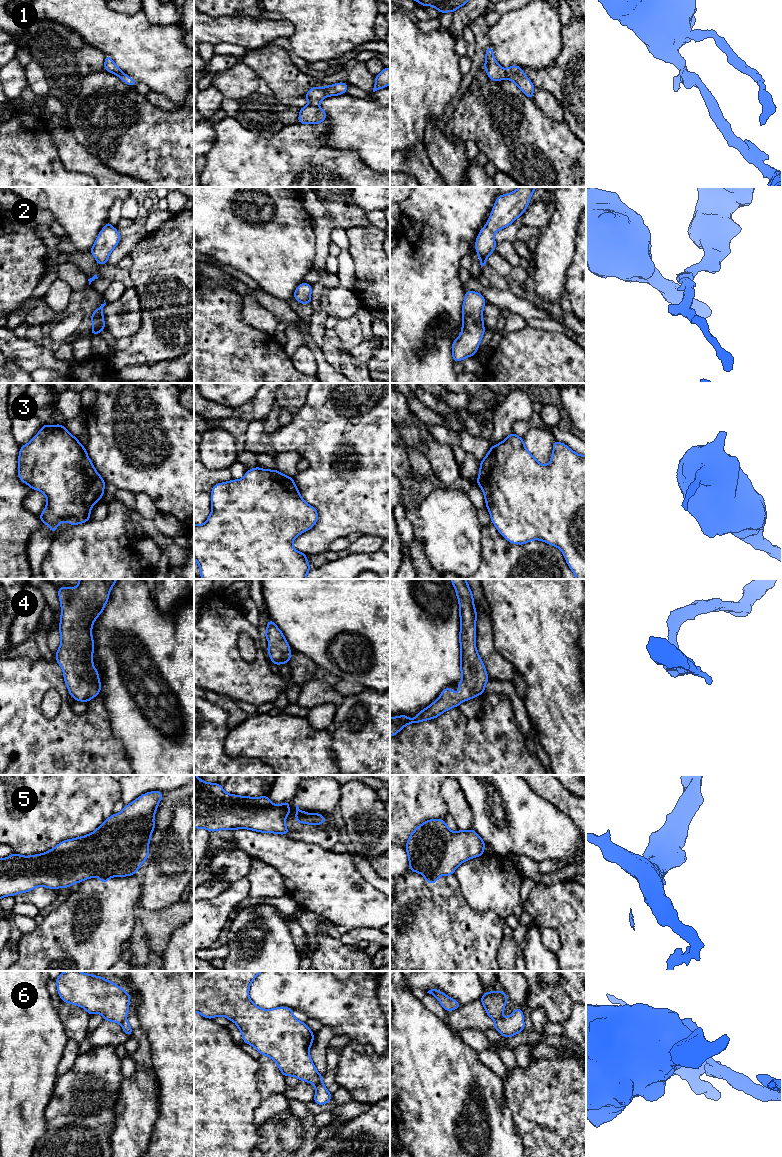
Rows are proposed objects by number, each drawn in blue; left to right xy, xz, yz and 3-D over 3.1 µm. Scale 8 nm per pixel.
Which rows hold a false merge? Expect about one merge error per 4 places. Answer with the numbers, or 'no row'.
5, 6

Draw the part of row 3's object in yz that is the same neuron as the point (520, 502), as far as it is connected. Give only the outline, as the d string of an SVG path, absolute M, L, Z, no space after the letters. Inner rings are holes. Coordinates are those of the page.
M510 433L508 437L495 446L491 446L485 458L480 462L479 476L476 483L481 487L486 507L489 510L491 523L493 523L499 533L510 543L524 545L532 540L542 540L543 542L559 548L576 579L586 579L586 455L579 455L571 450L564 443L554 441L551 461L547 465L542 465L525 448L524 439L515 433Z

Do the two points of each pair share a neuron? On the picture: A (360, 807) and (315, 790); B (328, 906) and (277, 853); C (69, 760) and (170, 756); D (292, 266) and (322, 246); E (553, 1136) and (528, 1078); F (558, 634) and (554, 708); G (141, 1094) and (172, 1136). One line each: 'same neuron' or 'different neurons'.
A: different neurons
B: same neuron
C: different neurons
D: different neurons
E: same neuron
F: same neuron
G: different neurons

